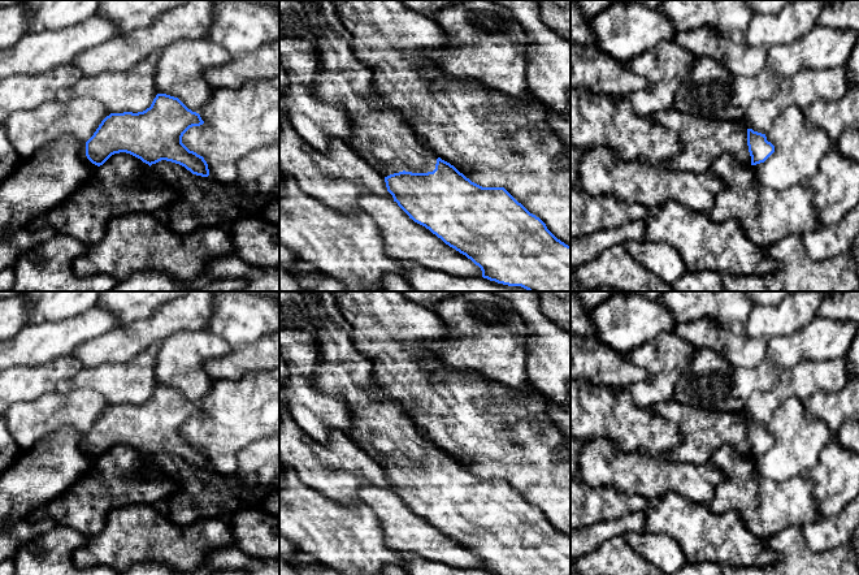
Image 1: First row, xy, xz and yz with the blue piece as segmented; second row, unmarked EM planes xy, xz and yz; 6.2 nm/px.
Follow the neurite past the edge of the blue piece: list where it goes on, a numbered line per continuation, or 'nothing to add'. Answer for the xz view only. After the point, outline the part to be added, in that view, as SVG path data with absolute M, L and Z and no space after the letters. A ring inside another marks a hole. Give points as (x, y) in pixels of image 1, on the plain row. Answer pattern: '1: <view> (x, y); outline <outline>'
nothing to add

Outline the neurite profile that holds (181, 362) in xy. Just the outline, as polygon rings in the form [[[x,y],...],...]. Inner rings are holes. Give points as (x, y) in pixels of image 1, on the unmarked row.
[[[209,330],[178,332],[161,342],[155,366],[157,385],[178,389],[199,405],[213,381],[205,371],[209,359],[225,356],[233,347]]]

